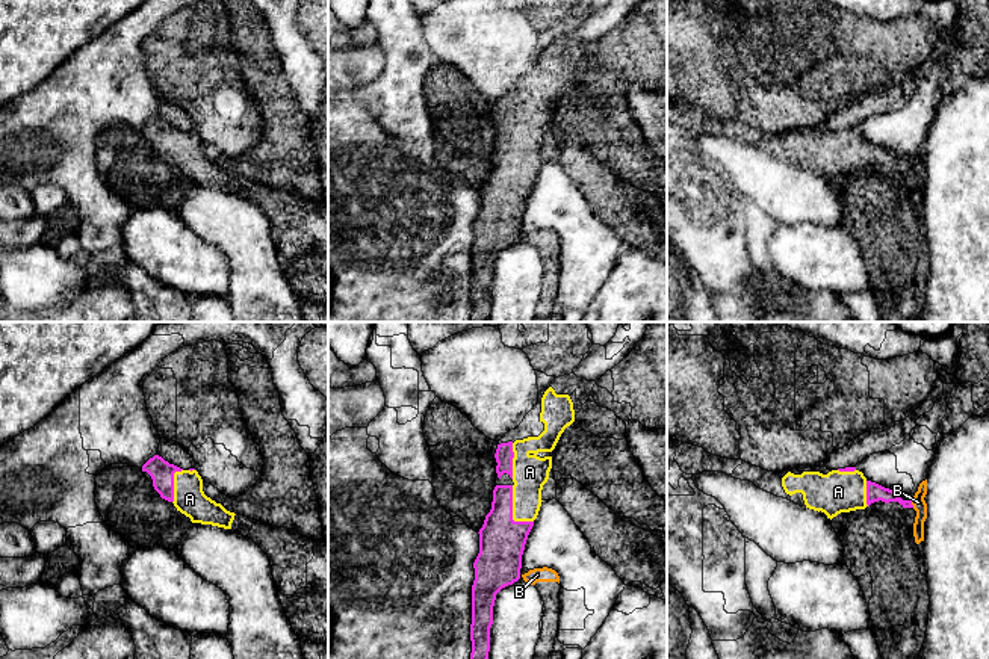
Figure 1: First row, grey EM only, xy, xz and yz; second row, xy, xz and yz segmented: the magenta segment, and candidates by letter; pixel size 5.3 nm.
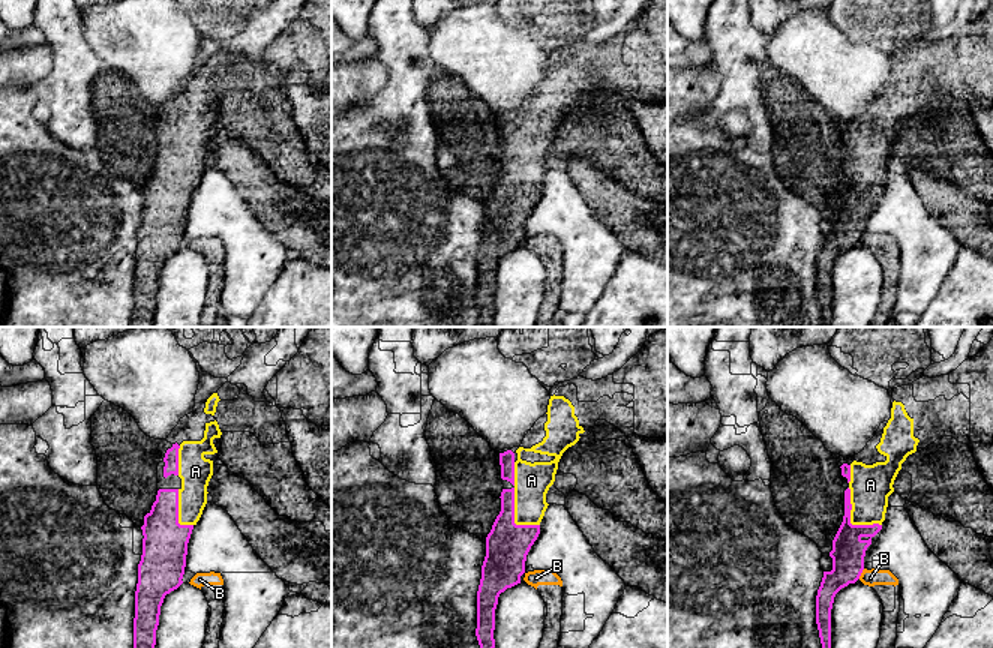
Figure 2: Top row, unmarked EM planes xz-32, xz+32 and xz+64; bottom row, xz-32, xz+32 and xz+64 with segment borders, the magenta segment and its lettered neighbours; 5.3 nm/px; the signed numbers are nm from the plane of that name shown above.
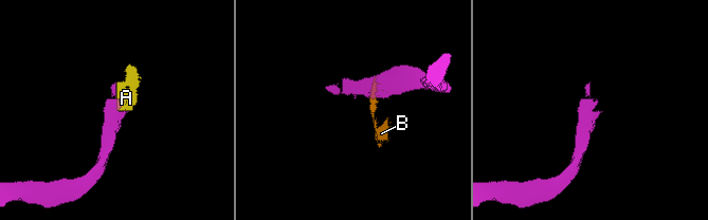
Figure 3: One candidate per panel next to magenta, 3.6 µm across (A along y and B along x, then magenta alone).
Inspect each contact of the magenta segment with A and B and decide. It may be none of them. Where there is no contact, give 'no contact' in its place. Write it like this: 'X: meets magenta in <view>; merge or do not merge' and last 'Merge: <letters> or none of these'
A: meets magenta in xz; merge
B: meets magenta in yz; do not merge
Merge: A

